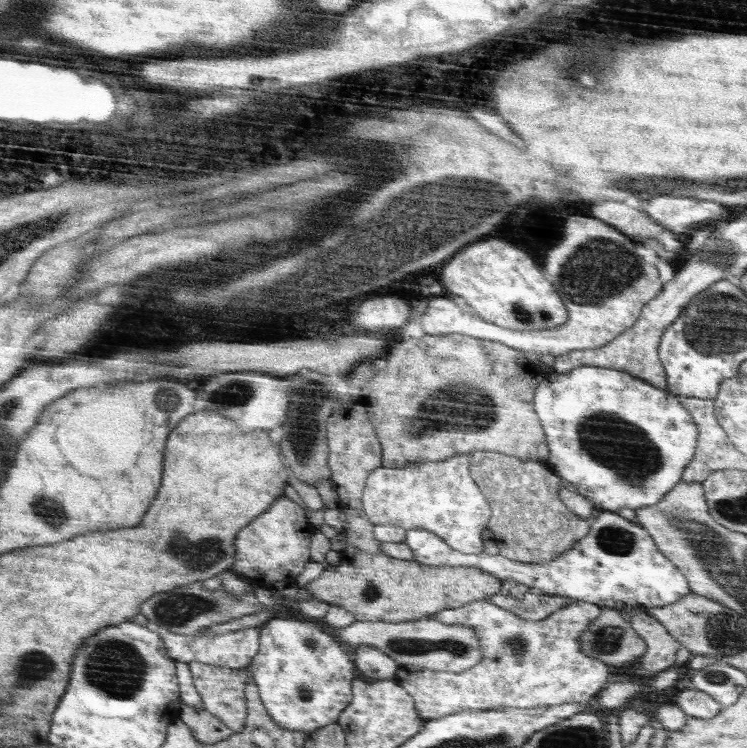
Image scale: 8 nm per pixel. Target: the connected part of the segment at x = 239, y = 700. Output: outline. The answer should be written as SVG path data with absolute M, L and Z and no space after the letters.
M198 661L187 663L193 676L194 688L202 698L206 711L217 716L228 728L234 732L242 732L248 720L249 700L247 698L247 684L249 677L246 672L227 666L204 664Z

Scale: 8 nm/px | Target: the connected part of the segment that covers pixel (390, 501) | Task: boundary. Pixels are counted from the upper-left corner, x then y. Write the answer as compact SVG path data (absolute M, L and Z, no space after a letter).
M472 453L429 463L408 464L402 468L380 467L369 474L361 501L368 518L376 524L396 524L406 530L424 528L440 536L450 548L466 553L482 553L484 528L488 528L490 506L470 478L468 459Z

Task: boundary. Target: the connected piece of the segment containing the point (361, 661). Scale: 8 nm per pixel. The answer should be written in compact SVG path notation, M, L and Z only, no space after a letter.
M366 644L354 651L354 660L363 678L369 681L392 679L401 668L393 657L374 648L372 644Z

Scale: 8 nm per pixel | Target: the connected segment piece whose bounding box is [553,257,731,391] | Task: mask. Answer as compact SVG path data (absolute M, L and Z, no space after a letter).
M714 257L687 260L683 268L677 271L672 280L668 281L665 292L645 305L640 319L632 329L622 332L622 335L613 339L612 343L604 344L601 348L571 351L566 355L556 357L554 372L562 374L584 366L618 369L649 381L660 390L668 391L666 372L660 363L658 353L661 336L678 319L683 308L692 303L696 294L721 281L729 273L731 273L731 269L725 268Z

